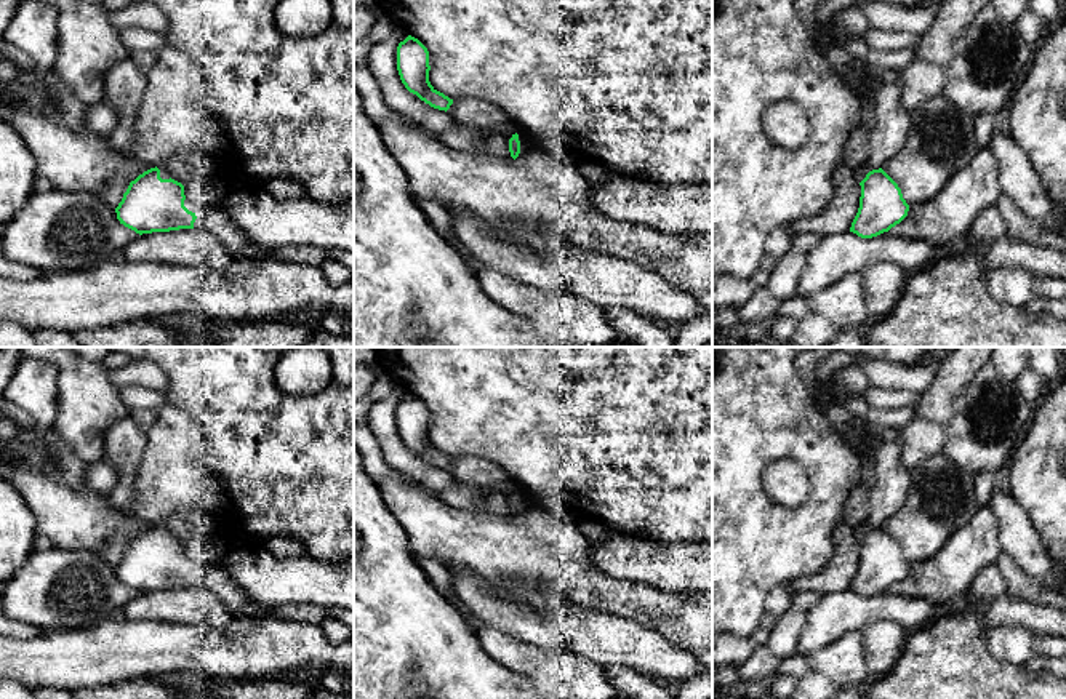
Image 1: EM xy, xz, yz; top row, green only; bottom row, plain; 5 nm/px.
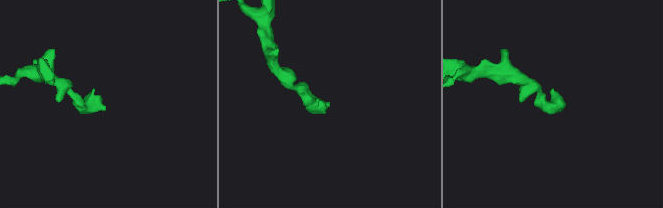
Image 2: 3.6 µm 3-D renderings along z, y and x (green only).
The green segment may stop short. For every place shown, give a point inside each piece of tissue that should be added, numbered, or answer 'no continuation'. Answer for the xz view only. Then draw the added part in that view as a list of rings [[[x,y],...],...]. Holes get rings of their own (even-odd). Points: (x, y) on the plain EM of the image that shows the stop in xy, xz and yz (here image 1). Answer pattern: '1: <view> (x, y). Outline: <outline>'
no continuation

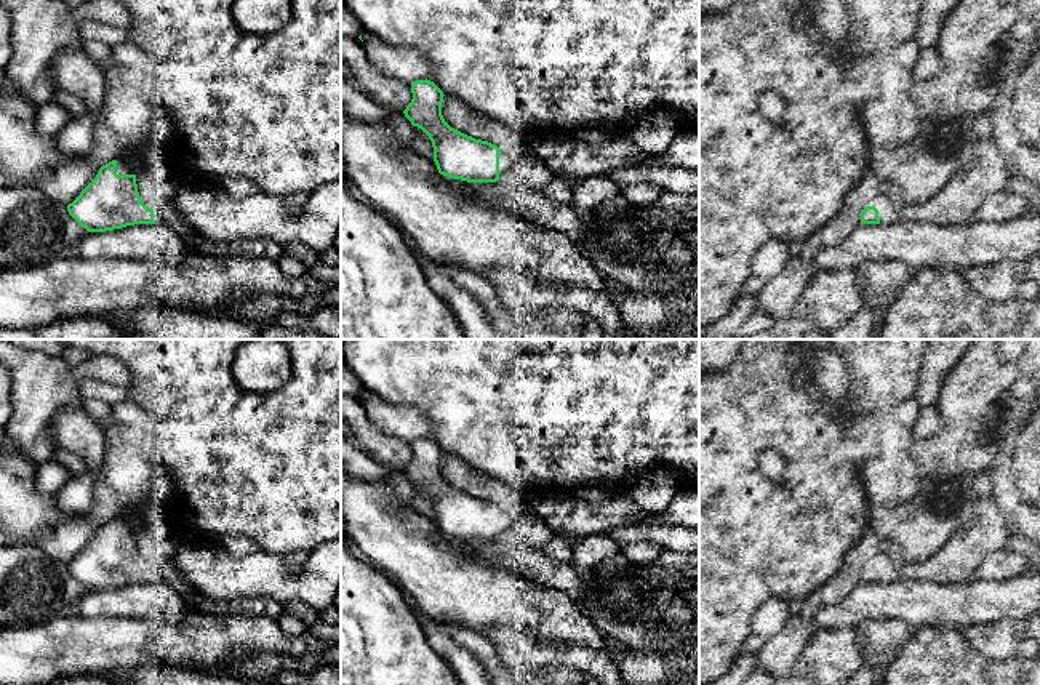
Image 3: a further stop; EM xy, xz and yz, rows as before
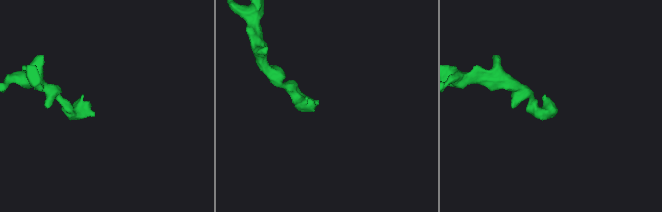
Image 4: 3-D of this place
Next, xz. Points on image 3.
1: xz (506, 520). Outline: [[[499,511],[499,535],[502,535],[512,523],[515,517],[509,515],[506,511]]]

